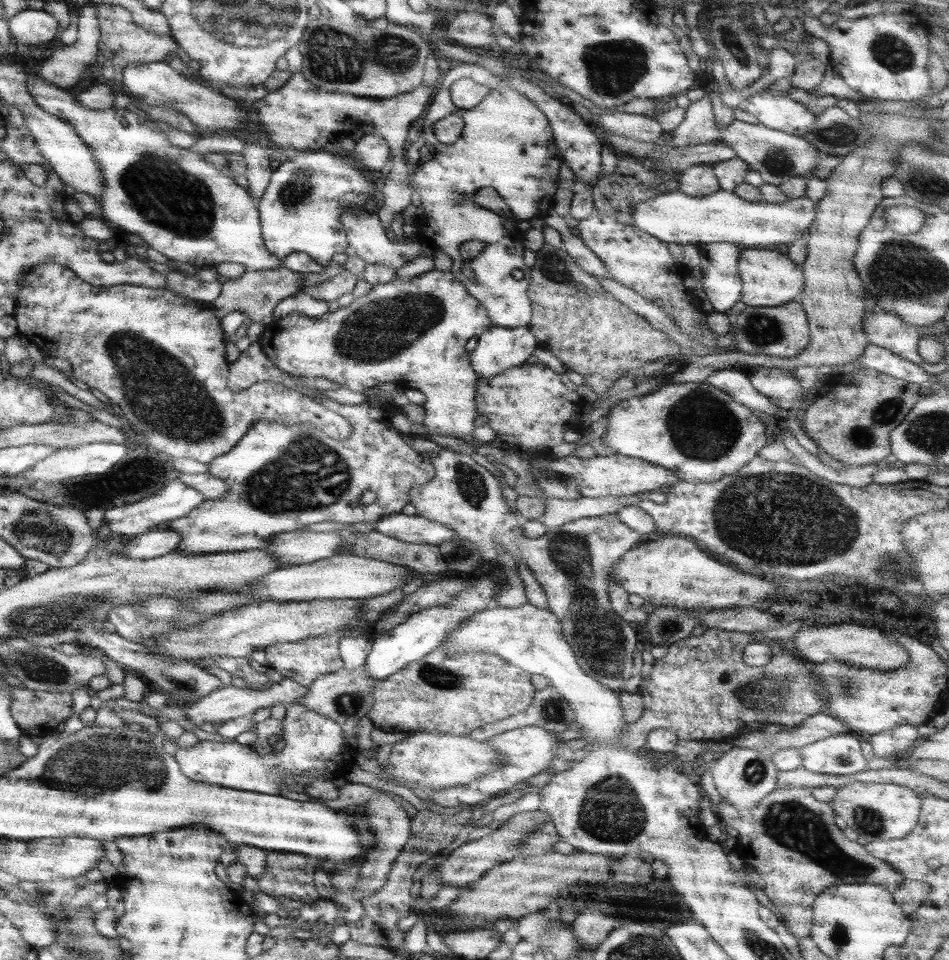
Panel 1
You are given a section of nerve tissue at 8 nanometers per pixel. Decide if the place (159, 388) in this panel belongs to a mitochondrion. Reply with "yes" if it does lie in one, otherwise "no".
yes

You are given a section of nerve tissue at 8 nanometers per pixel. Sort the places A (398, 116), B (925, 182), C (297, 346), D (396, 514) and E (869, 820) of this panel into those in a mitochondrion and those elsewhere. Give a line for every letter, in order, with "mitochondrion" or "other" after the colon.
A: other
B: mitochondrion
C: other
D: other
E: mitochondrion

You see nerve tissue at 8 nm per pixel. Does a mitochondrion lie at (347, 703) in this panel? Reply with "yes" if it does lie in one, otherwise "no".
yes

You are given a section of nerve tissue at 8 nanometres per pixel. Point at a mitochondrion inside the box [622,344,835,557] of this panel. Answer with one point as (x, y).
(702, 427)

